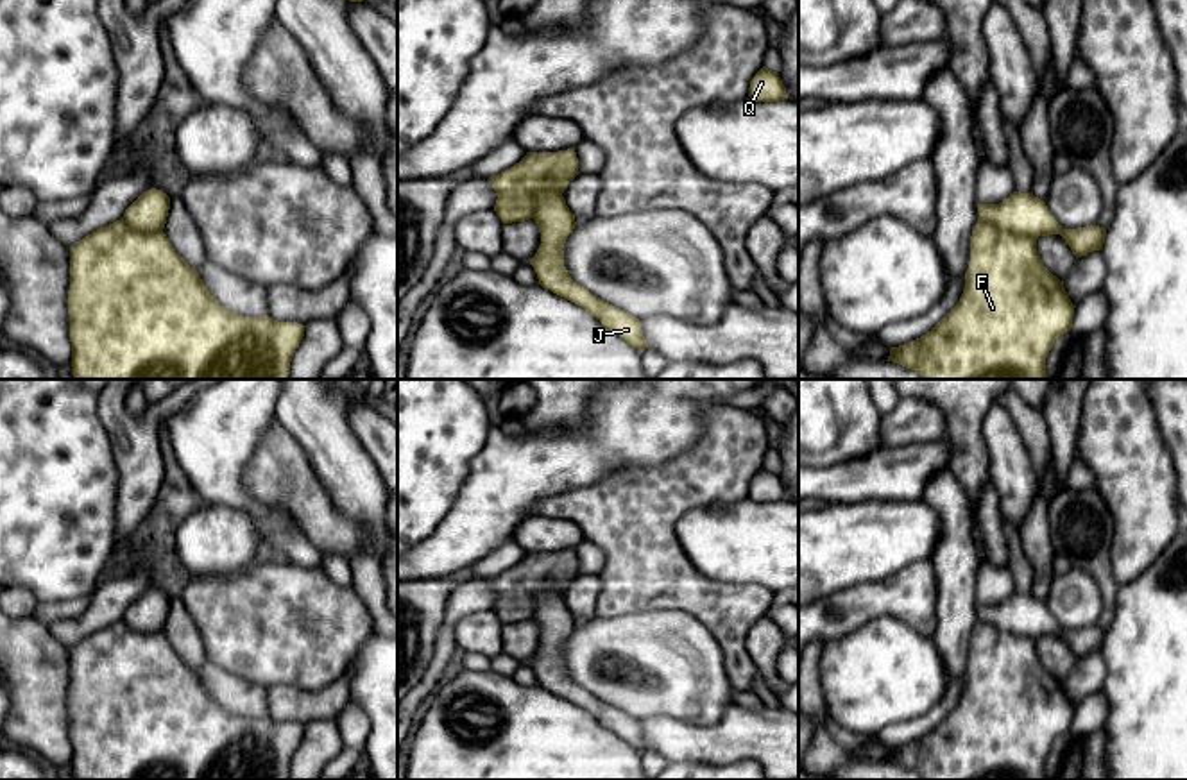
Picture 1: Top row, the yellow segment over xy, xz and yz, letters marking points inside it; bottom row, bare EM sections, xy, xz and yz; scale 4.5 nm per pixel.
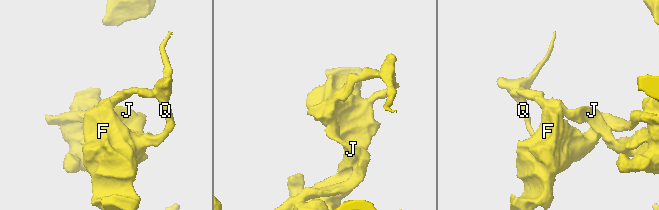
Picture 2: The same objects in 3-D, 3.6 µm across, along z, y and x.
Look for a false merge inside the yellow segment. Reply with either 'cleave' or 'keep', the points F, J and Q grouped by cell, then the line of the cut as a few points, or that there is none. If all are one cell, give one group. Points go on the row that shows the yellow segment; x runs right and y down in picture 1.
cleave | F Q / J | yz (978, 219), (1035, 238)

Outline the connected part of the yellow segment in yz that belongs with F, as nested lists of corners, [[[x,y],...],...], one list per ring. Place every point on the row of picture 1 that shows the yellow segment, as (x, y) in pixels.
[[[978,220],[972,227],[970,261],[958,304],[920,338],[890,347],[886,361],[911,369],[922,379],[1056,379],[1046,374],[1046,358],[1055,340],[1071,331],[1074,308],[1063,281],[1053,276],[1037,254],[1037,238]]]

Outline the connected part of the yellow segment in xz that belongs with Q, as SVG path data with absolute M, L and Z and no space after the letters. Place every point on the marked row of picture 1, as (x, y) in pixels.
M763 66L750 81L748 97L756 102L779 102L788 98L779 73L766 66Z

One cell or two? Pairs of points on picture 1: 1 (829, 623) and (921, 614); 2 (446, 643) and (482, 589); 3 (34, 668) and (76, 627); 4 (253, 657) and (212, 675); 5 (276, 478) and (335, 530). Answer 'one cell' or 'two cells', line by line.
1: one cell
2: one cell
3: two cells
4: two cells
5: one cell

